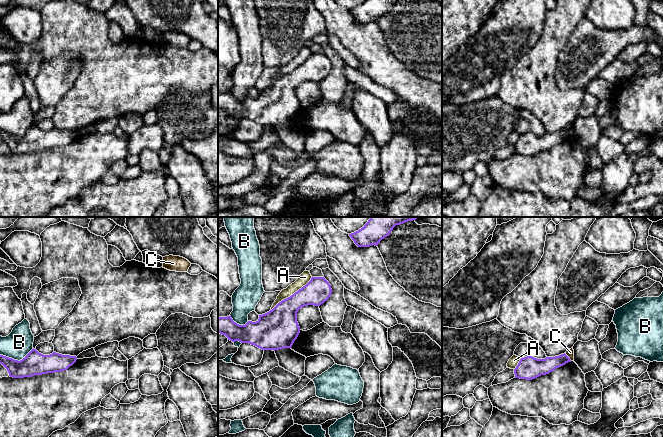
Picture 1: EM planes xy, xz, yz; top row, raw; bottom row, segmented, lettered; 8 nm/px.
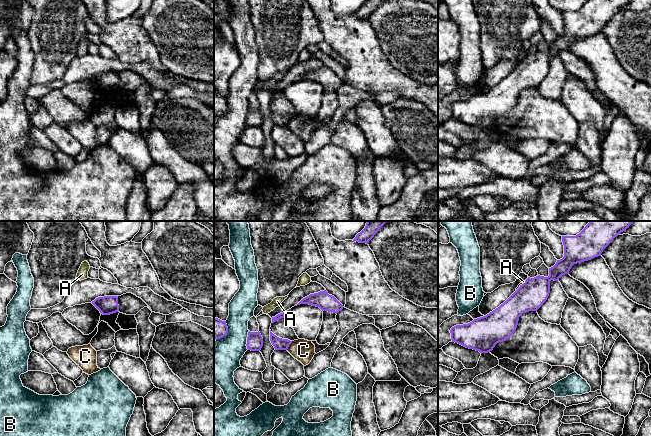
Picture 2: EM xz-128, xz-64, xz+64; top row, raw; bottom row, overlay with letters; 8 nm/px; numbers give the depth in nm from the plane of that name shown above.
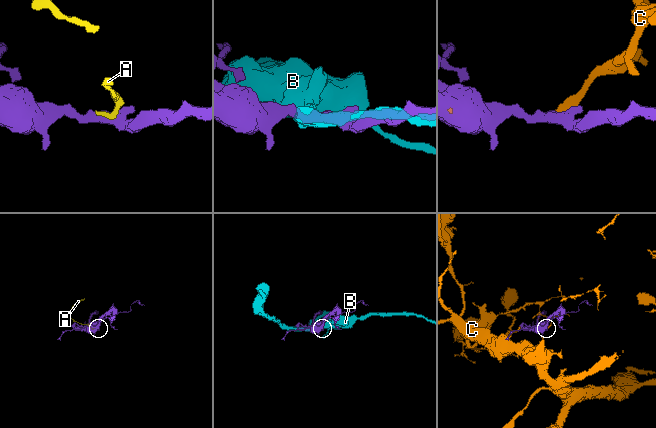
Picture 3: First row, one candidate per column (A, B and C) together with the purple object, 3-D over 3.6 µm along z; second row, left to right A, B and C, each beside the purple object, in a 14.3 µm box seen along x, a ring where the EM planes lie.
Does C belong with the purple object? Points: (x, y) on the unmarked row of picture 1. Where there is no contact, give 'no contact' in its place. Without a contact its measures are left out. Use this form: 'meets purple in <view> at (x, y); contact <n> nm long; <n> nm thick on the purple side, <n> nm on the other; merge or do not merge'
meets purple in yz at (568, 133); contact 90 nm long; 130 nm thick on the purple side, 60 nm on the other; do not merge

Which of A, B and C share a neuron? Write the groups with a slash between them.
A / B / C

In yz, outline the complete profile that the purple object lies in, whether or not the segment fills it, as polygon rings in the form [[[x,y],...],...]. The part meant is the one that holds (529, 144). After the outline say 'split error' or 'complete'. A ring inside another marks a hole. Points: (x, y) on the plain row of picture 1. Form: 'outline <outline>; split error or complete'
outline [[[565,129],[555,133],[546,133],[545,135],[527,132],[521,134],[514,145],[515,154],[532,156],[541,151],[549,150],[568,138],[571,138],[571,136]]]; complete

